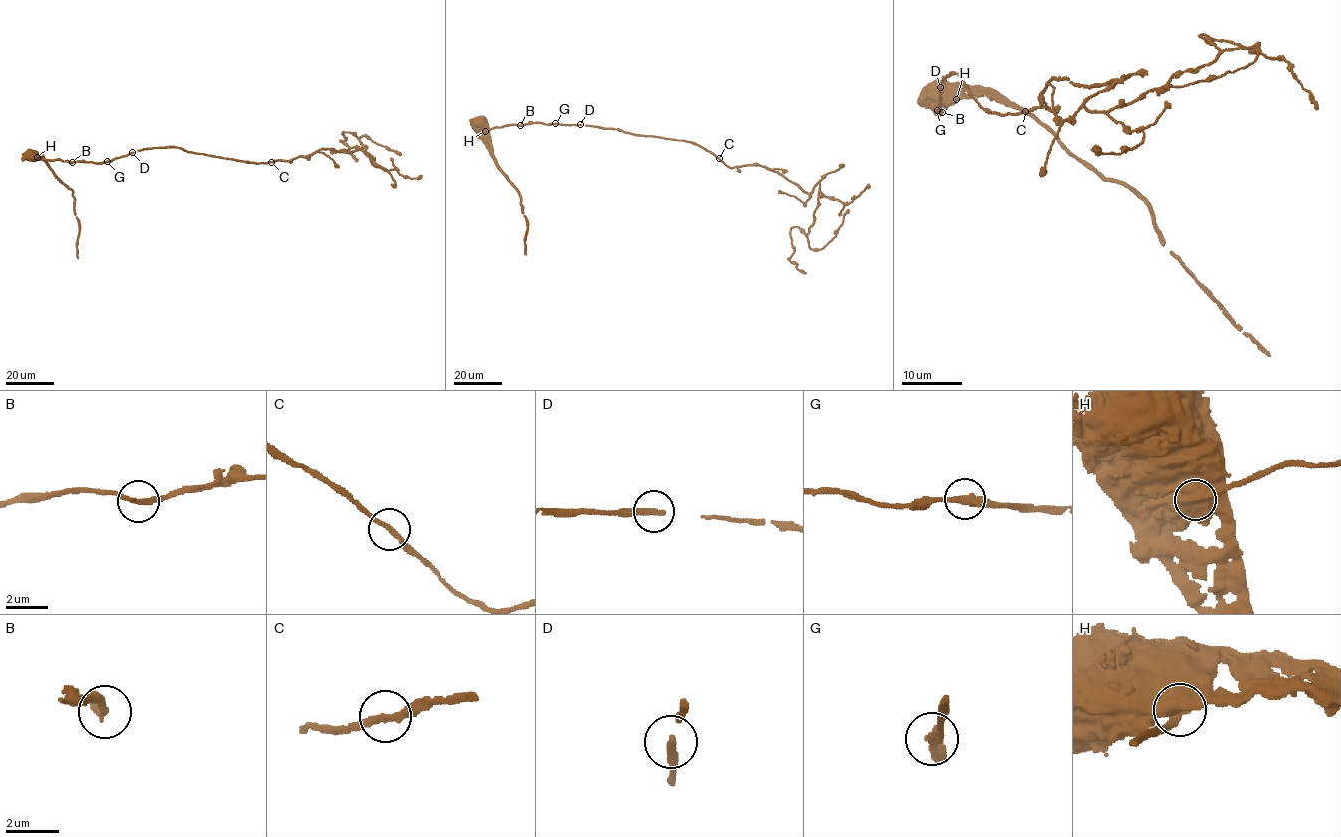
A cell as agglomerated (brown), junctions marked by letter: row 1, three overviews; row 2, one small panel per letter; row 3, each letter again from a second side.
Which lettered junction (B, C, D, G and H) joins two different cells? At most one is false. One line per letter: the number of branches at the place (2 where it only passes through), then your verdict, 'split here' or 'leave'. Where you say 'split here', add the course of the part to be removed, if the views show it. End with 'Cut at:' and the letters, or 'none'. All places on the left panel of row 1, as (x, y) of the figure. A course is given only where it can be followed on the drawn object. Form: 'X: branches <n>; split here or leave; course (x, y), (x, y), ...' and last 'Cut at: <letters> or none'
B: branches 2; leave
C: branches 2; leave
D: branches 1; leave
G: branches 2; leave
H: branches 1; split here; course (37, 157), (104, 163), (176, 147), (257, 163), (327, 148), (360, 149), (372, 161), (343, 132), (357, 161)
Cut at: H

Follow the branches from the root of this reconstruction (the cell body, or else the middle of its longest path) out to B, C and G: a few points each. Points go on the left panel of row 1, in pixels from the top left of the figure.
B: (32, 155), (36, 153), (46, 160), (72, 162)
C: (32, 155), (36, 153), (46, 160), (104, 163), (144, 148), (178, 147), (189, 152), (242, 161), (271, 161)
G: (32, 155), (36, 153), (41, 158), (71, 162), (107, 161)

